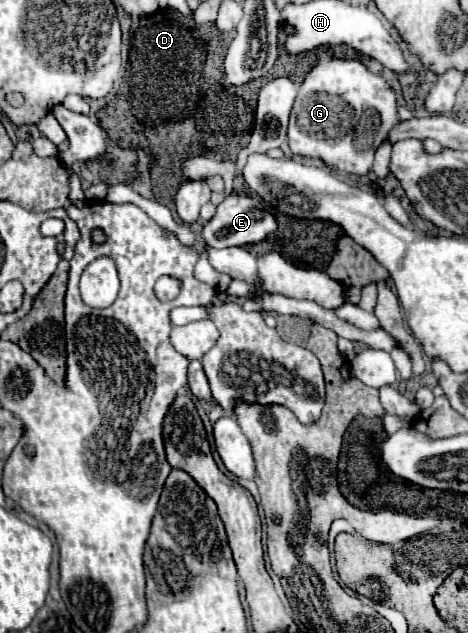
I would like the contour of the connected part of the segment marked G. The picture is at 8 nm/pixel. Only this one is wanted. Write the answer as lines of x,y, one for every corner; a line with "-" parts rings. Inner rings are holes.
320,50
316,64
298,90
290,114
288,144
296,156
322,160
340,172
364,176
372,170
376,148
398,124
396,94
380,74
370,72
360,60
332,58
328,50

